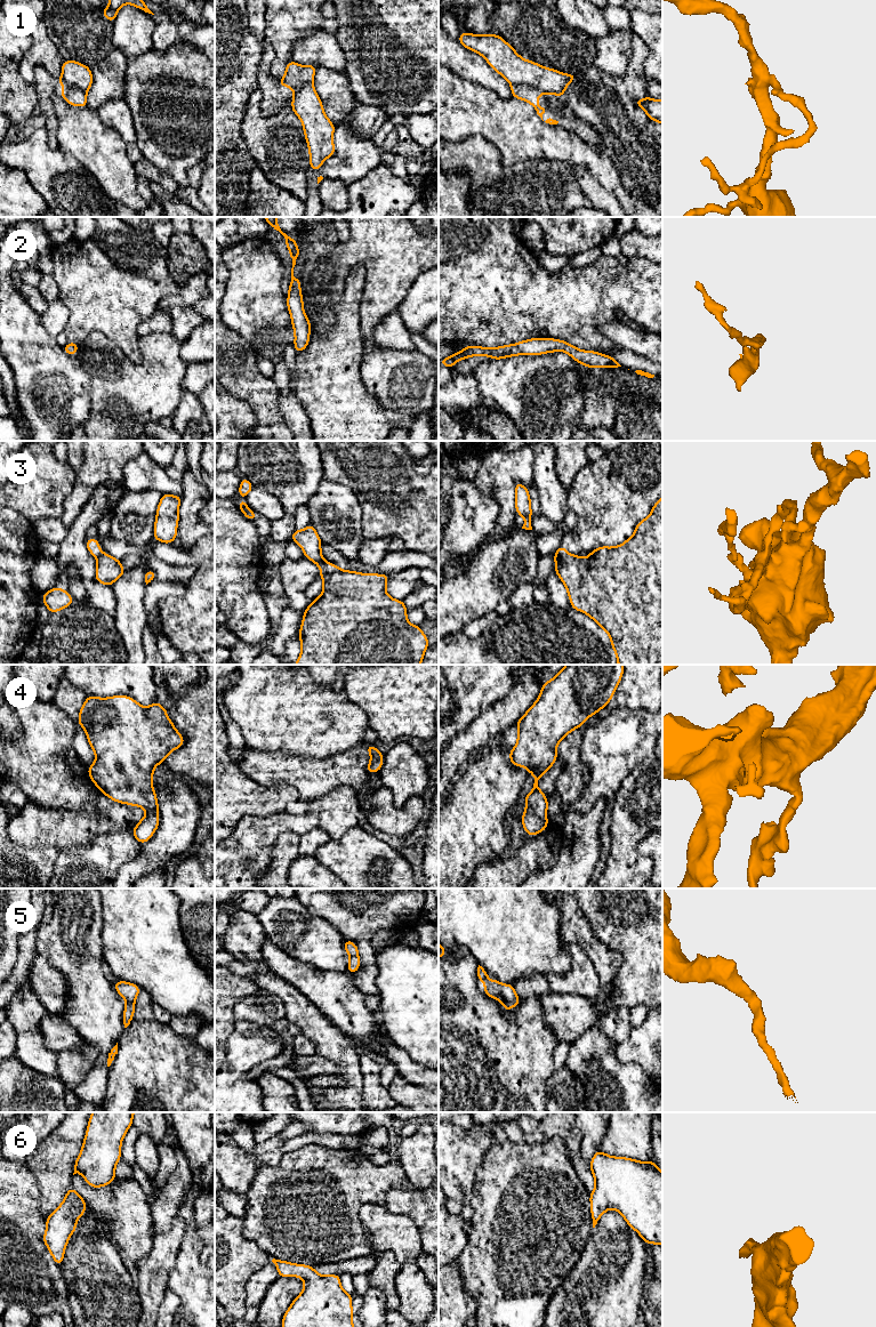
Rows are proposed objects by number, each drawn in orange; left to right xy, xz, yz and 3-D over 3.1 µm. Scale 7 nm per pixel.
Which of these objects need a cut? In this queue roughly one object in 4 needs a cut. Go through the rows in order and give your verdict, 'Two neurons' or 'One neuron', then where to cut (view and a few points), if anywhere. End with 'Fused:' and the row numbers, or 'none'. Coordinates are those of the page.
1: Two neurons. Split along yz (511, 83), (527, 83), (543, 93)
2: One neuron. No split
3: Two neurons. Split along yz (567, 552), (555, 560)
4: One neuron. No split
5: One neuron. No split
6: One neuron. No split
Fused: 1, 3

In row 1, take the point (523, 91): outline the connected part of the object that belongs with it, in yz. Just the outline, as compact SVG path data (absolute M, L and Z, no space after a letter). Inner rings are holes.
M525 83L511 85L511 89L512 89L513 97L530 103L535 107L536 113L543 120L543 114L545 113L545 108L538 105L538 97L543 94L541 91L539 91Z

